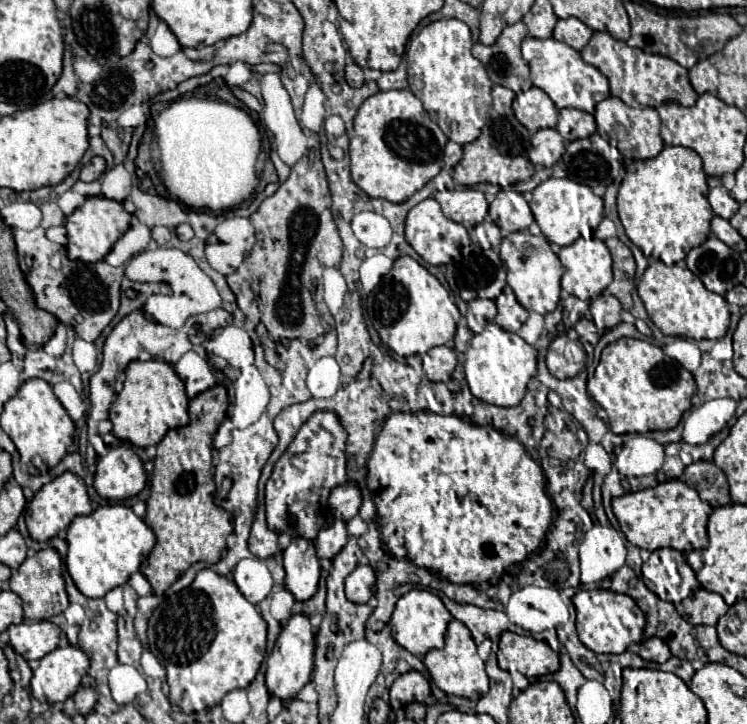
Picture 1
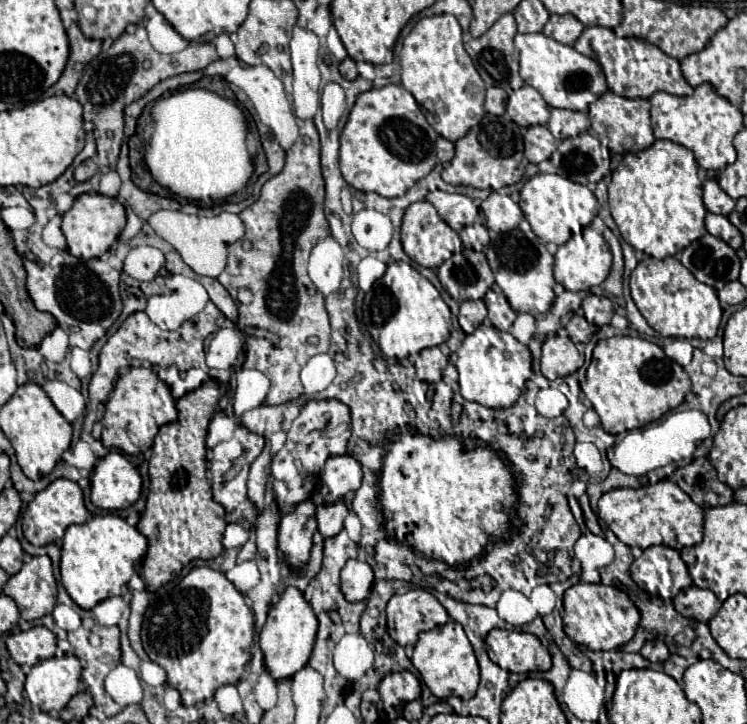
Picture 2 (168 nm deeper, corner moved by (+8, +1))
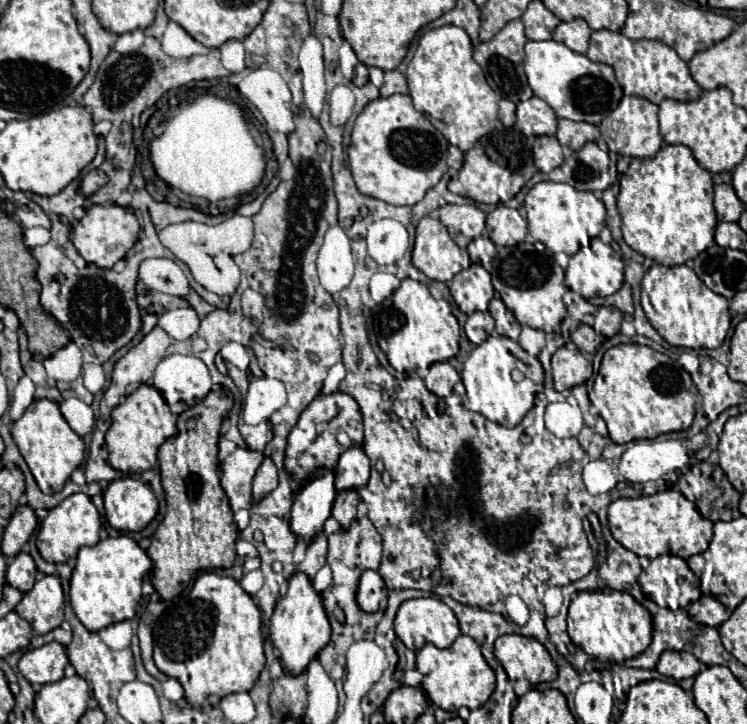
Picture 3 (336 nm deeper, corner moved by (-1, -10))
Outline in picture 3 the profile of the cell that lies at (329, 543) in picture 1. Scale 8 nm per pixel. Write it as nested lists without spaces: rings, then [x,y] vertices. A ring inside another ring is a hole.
[[[356,490],[348,492],[338,492],[334,506],[332,506],[332,516],[340,522],[342,528],[348,528],[350,522],[356,518],[356,506],[360,502],[360,496]]]

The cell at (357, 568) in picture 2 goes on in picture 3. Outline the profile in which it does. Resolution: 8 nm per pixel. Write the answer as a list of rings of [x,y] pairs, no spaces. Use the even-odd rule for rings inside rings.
[[[366,570],[358,586],[358,596],[356,596],[358,606],[364,612],[376,612],[380,608],[380,602],[386,598],[388,598],[388,590],[382,576],[376,570]]]

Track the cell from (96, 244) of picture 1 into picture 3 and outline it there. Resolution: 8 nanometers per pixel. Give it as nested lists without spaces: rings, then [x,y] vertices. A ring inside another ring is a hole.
[[[96,204],[86,210],[86,216],[82,220],[74,222],[70,238],[86,262],[96,264],[98,268],[112,268],[136,244],[138,234],[140,234],[140,224],[130,208],[122,208],[118,204],[110,204],[110,206]]]

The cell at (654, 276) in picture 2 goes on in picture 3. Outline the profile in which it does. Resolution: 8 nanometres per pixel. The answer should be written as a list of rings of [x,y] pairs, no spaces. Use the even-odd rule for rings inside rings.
[[[654,264],[642,280],[642,308],[654,330],[672,346],[718,348],[730,328],[730,304],[724,296],[704,288],[704,282],[688,266]]]

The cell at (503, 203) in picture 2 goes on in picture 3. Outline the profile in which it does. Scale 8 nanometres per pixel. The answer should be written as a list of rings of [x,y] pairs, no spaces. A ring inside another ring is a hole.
[[[498,204],[486,218],[486,230],[496,246],[512,246],[524,242],[528,232],[528,216]]]

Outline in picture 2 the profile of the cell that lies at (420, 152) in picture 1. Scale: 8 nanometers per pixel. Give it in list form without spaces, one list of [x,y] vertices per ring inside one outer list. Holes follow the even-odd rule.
[[[385,85],[381,89],[369,89],[361,93],[349,113],[345,129],[340,136],[339,165],[343,179],[359,191],[373,191],[381,197],[401,197],[405,195],[419,179],[429,175],[437,163],[435,155],[437,133],[427,123],[423,111],[409,91],[401,85]]]

